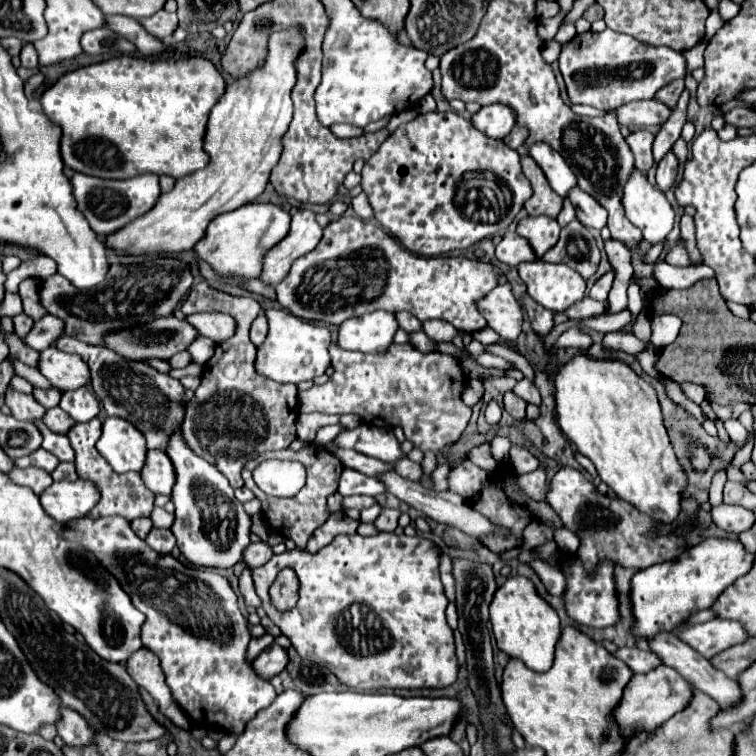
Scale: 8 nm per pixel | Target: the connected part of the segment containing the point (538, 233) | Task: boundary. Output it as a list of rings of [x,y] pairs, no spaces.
[[[526,216],[524,220],[520,220],[516,232],[530,242],[536,258],[542,258],[542,254],[546,254],[546,250],[550,250],[558,242],[560,226],[554,218],[548,216]]]

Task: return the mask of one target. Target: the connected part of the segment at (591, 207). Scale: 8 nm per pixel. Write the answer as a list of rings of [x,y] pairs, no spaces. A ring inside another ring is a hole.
[[[574,186],[574,190],[570,190],[570,194],[566,196],[574,208],[576,208],[576,218],[588,226],[588,228],[596,228],[602,230],[606,226],[606,210],[584,190],[580,190],[578,186]]]

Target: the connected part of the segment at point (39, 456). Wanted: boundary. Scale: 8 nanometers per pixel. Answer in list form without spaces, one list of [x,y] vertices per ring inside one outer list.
[[[38,448],[36,452],[32,452],[30,456],[24,456],[16,462],[16,466],[20,468],[26,468],[26,466],[36,466],[36,468],[42,468],[46,472],[52,472],[56,466],[58,466],[58,458],[54,458],[54,454],[46,452],[44,448]]]

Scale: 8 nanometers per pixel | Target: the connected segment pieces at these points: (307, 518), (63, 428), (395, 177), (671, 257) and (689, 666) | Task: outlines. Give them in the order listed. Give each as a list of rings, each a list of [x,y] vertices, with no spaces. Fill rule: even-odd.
[[[310,444],[308,448],[304,448],[302,452],[292,452],[292,450],[284,450],[284,452],[270,452],[270,454],[260,454],[258,458],[246,462],[244,470],[242,470],[242,478],[244,478],[244,486],[250,488],[256,498],[262,502],[262,512],[268,514],[272,528],[280,528],[280,532],[284,532],[288,538],[292,538],[296,542],[296,548],[306,548],[308,538],[312,536],[312,532],[322,526],[328,518],[328,508],[326,508],[326,498],[330,494],[334,494],[338,490],[338,478],[342,474],[344,466],[322,446]],[[262,458],[280,458],[280,460],[298,460],[302,464],[306,464],[306,486],[294,496],[294,498],[274,498],[274,496],[266,496],[262,494],[262,490],[254,484],[252,480],[252,470],[262,462]]]
[[[56,406],[56,408],[50,408],[50,410],[46,412],[44,424],[46,424],[52,432],[56,432],[56,434],[68,434],[70,426],[74,426],[76,422],[74,422],[66,412],[62,412],[62,410]]]
[[[428,112],[412,122],[398,126],[386,142],[366,160],[362,168],[362,190],[374,210],[374,218],[418,256],[442,256],[454,250],[466,250],[476,242],[506,232],[522,210],[532,188],[522,174],[520,154],[504,140],[494,140],[472,126],[456,112]]]
[[[680,238],[680,242],[676,244],[676,248],[668,248],[666,254],[664,254],[664,260],[668,264],[674,264],[674,266],[692,266],[692,260],[686,252],[686,242],[684,238]]]
[[[672,632],[670,634],[658,634],[658,638],[652,638],[648,642],[648,646],[650,646],[650,650],[654,654],[658,654],[658,658],[662,658],[662,662],[666,666],[676,668],[688,682],[694,684],[694,688],[698,688],[704,694],[712,696],[724,710],[728,710],[730,706],[738,706],[738,700],[742,700],[742,690],[740,690],[740,686],[738,686],[736,680],[730,680],[726,674],[722,674],[720,670],[716,670],[706,658],[702,658],[690,646],[686,646],[684,642],[680,642]]]

